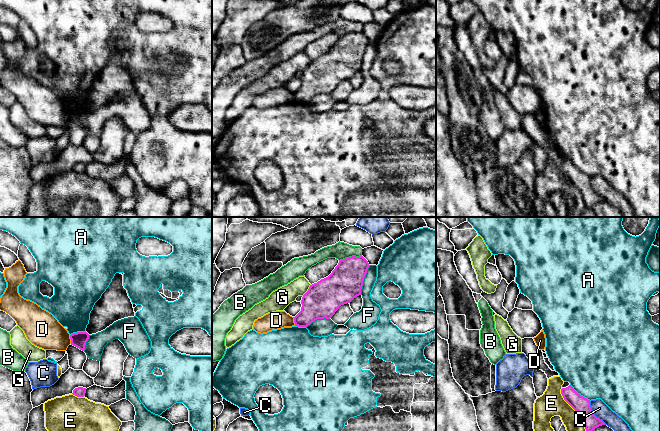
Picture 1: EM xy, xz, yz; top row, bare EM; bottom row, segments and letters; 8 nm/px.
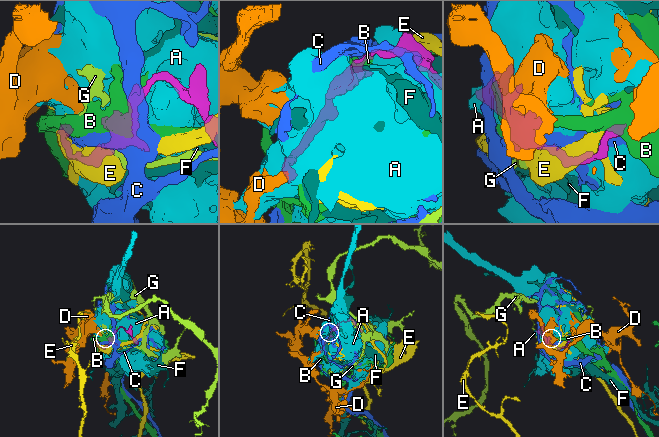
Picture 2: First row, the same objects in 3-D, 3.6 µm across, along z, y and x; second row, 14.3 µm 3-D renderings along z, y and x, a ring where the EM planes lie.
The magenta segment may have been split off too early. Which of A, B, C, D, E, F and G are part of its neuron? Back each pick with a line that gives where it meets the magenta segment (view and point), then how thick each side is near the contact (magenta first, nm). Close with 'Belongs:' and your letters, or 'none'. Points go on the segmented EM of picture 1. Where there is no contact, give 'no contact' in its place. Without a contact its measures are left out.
Belongs: none

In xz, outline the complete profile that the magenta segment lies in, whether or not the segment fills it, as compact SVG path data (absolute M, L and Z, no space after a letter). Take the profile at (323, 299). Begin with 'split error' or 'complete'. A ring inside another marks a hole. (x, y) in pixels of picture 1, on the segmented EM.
complete; M361 255L340 260L332 273L310 285L301 300L301 311L295 316L298 327L307 327L317 319L330 319L341 305L361 295L368 261Z

